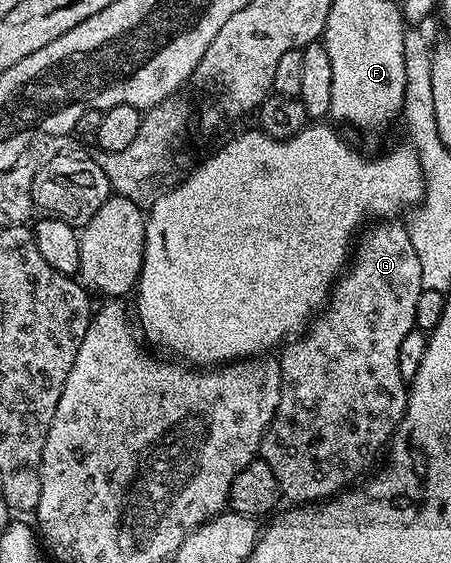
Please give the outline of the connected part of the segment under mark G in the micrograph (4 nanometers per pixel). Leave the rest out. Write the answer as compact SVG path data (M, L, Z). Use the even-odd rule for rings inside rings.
M387 218L372 223L358 237L353 259L335 281L325 307L308 323L302 335L284 343L278 353L279 394L275 417L259 443L259 456L273 470L280 495L291 500L290 503L321 502L358 481L378 458L379 451L390 445L407 409L408 385L397 367L397 353L401 351L405 334L416 331L417 298L421 298L424 287L421 261L417 259L417 250L413 250L408 225L397 221Z

